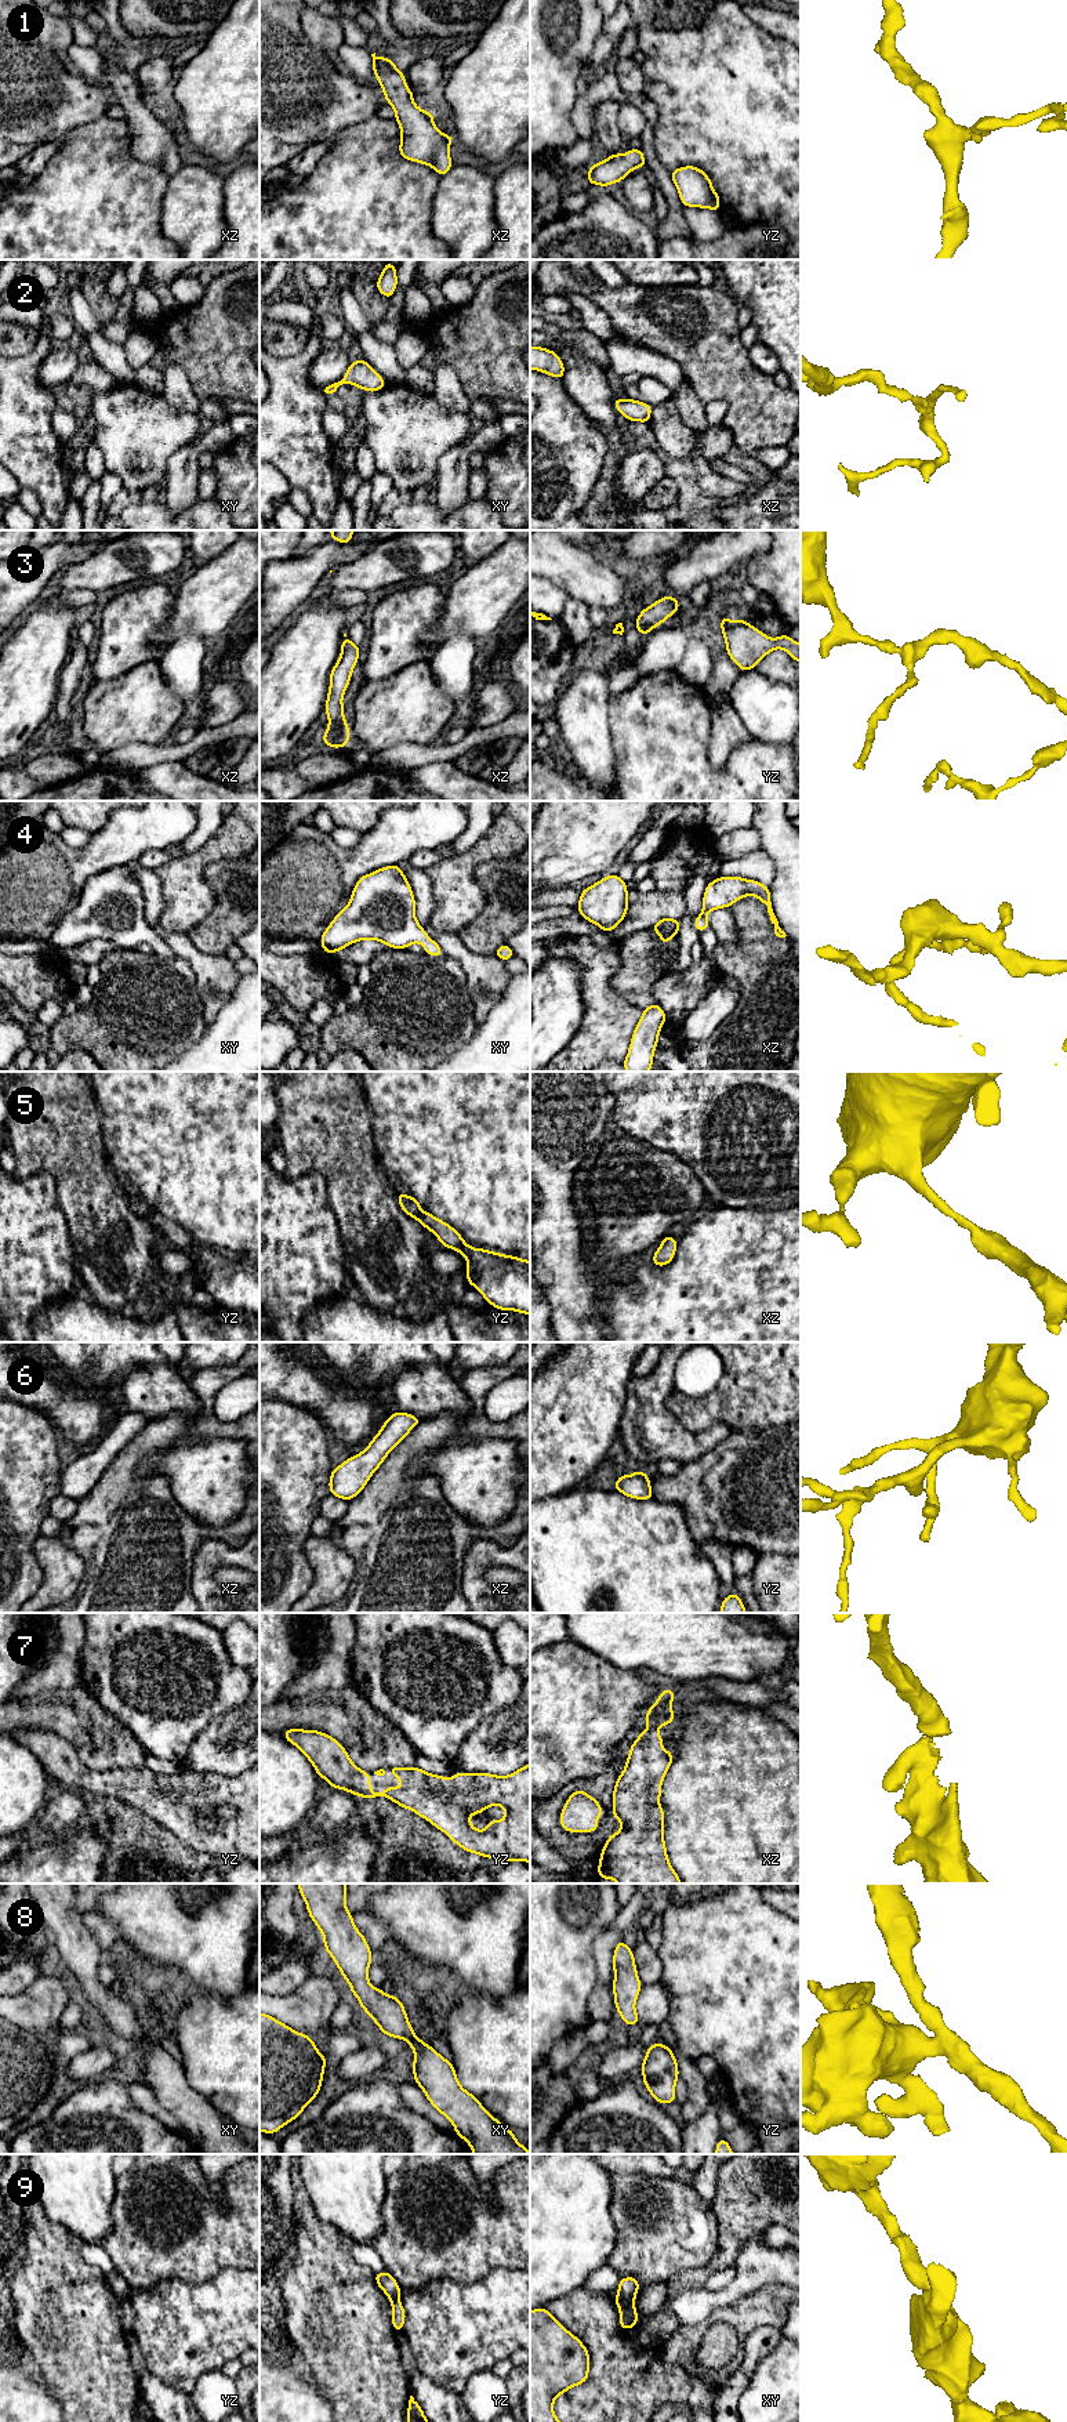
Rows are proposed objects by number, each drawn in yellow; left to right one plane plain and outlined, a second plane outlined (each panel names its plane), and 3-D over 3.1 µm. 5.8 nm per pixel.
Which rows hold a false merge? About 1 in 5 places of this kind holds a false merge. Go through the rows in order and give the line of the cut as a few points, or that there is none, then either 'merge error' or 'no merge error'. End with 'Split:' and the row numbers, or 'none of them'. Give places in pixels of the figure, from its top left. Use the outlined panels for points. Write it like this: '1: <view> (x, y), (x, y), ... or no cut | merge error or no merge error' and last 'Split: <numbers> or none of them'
1: no cut | no merge error
2: no cut | no merge error
3: no cut | no merge error
4: no cut | no merge error
5: no cut | no merge error
6: no cut | no merge error
7: no cut | no merge error
8: no cut | no merge error
9: xy (617, 2295), (632, 2301) | merge error
Split: 9

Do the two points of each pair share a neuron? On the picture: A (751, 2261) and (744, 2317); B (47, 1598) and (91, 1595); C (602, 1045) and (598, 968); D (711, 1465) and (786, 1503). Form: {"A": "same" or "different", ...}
{"A": "different", "B": "different", "C": "same", "D": "same"}

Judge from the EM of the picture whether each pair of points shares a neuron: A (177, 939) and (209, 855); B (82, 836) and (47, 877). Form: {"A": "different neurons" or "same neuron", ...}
{"A": "different neurons", "B": "different neurons"}

